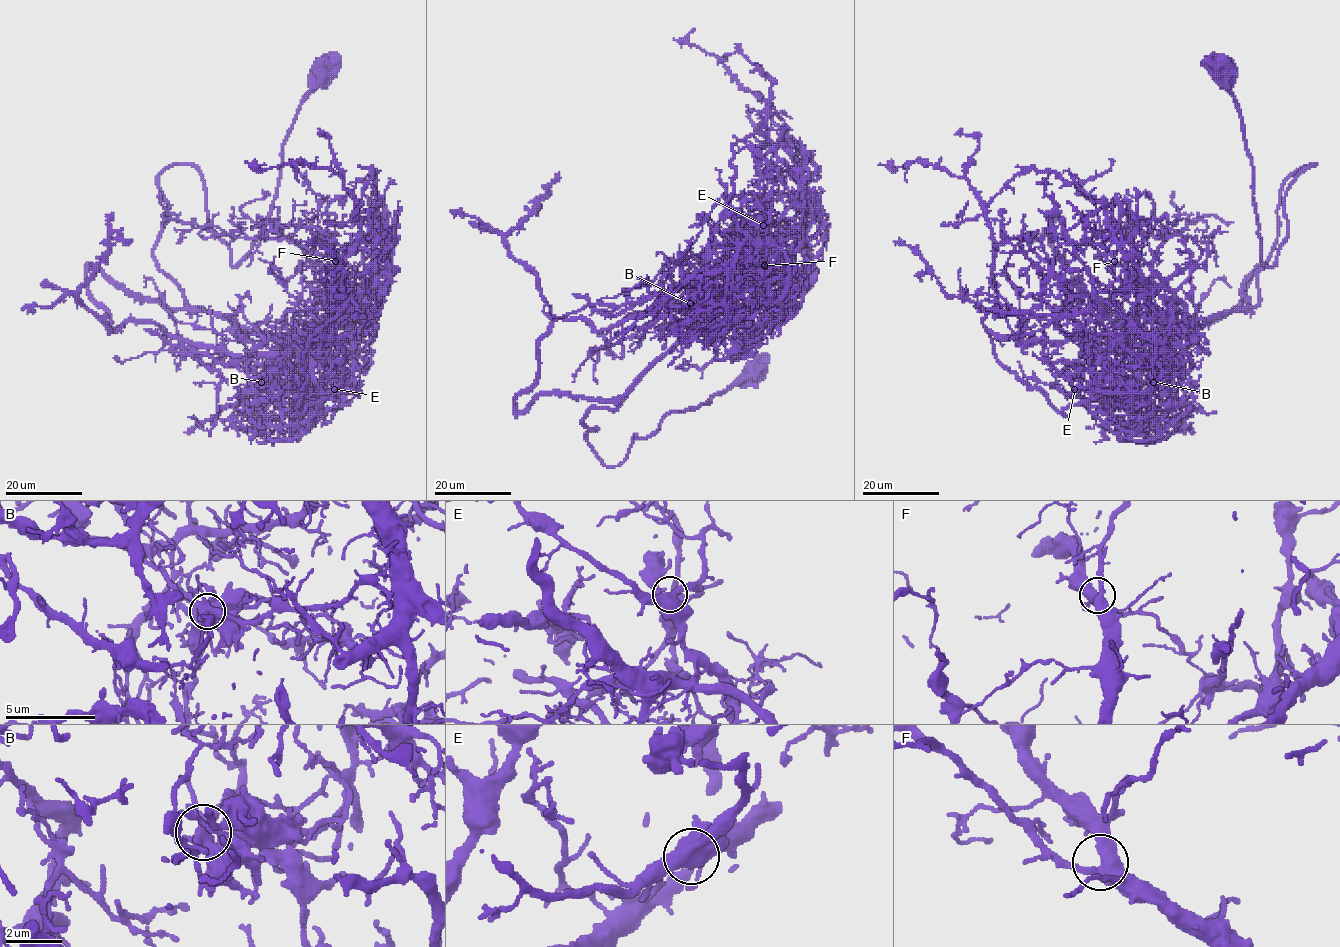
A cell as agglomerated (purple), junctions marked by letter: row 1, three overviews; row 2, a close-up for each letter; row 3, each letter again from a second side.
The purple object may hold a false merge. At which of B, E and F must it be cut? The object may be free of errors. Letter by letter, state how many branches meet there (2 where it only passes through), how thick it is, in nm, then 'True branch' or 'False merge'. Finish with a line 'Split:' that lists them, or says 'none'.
B: Branches: 3. Thickness 400 nm. False merge
E: Branches: 3. Thickness 440 nm. True branch
F: Branches: 3. Thickness 440 nm. True branch
Split: B

